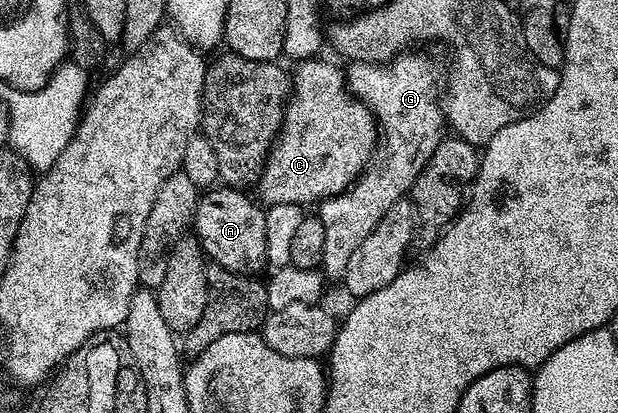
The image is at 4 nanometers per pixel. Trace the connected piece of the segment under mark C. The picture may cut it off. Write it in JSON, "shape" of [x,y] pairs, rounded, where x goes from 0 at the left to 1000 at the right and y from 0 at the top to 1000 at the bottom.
{"shape":[[[519,143],[489,148],[479,162],[484,167],[474,174],[474,230],[466,240],[464,262],[458,269],[458,308],[445,332],[445,344],[439,351],[439,375],[432,380],[432,400],[419,424],[417,482],[427,496],[498,499],[497,494],[508,496],[532,475],[552,470],[587,424],[607,375],[613,334],[607,281],[592,252],[570,235],[557,177],[547,174],[539,157],[528,155]]]}

